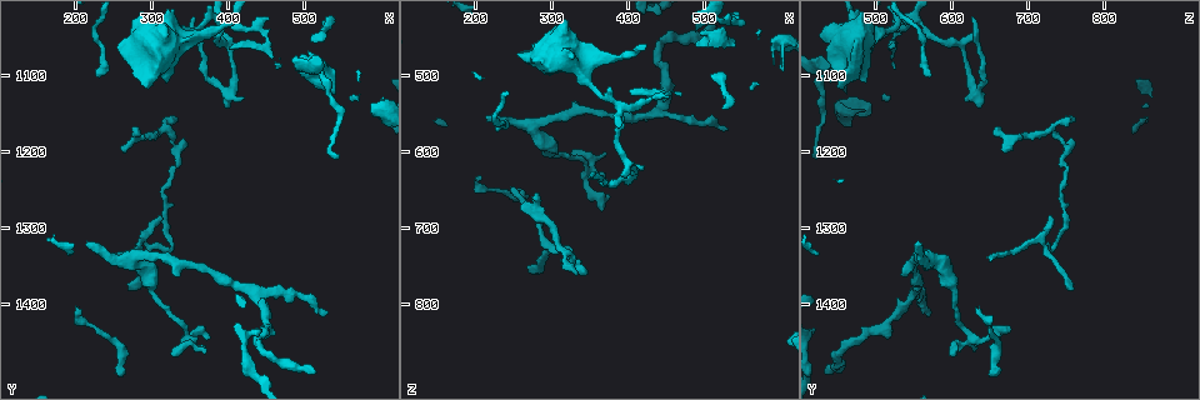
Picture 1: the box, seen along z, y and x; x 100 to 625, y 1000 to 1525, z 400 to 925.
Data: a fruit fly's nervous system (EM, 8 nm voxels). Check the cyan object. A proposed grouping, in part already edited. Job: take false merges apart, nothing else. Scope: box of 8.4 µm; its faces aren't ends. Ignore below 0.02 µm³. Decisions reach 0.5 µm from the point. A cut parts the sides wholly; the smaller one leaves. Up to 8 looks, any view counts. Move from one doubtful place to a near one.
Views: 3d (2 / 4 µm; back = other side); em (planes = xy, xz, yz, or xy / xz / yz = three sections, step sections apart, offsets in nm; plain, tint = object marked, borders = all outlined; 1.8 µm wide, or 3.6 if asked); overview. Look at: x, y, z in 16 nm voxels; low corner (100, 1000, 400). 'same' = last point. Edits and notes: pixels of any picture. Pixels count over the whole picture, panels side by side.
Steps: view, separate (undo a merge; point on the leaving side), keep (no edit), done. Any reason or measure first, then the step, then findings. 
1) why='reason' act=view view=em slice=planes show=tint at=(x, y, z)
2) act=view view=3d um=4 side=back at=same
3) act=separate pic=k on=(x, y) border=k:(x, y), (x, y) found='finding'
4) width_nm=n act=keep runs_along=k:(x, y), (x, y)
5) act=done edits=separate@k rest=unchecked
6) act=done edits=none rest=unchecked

why='branch point' act=view view=em slice=planes show=tint at=(270, 1340, 565)

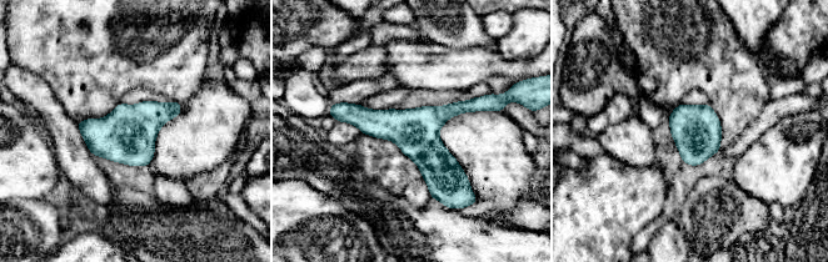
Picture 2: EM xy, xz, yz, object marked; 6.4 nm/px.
act=keep runs_along=2:(483, 107), (427, 121), (338, 116) found='all the same cell'

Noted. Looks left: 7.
why='abrupt turn' act=view view=3d um=2 side=back at=(405, 1120, 635)

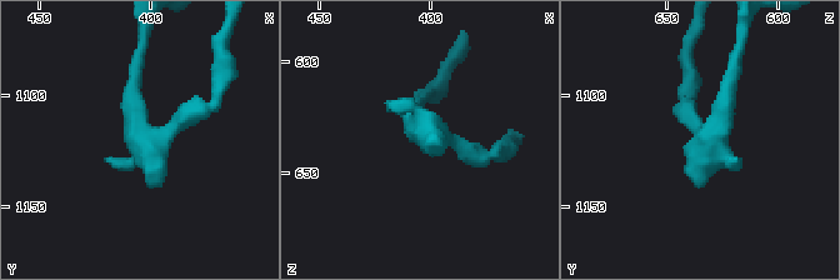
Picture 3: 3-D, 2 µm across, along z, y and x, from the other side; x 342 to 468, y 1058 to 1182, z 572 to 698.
act=view view=em slice=xy step=8 show=tint at=(401, 1122, 633)

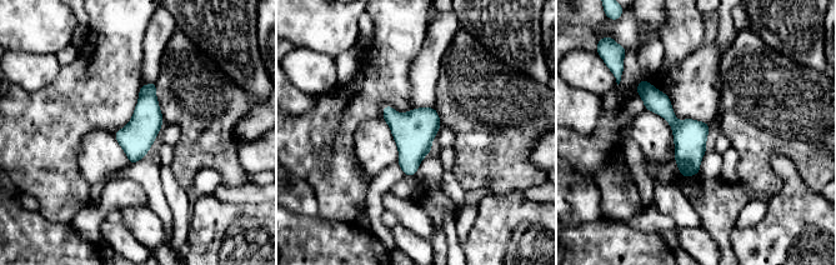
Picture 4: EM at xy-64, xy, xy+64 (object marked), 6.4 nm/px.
why='another direction' act=view view=em slice=planes show=tint at=same

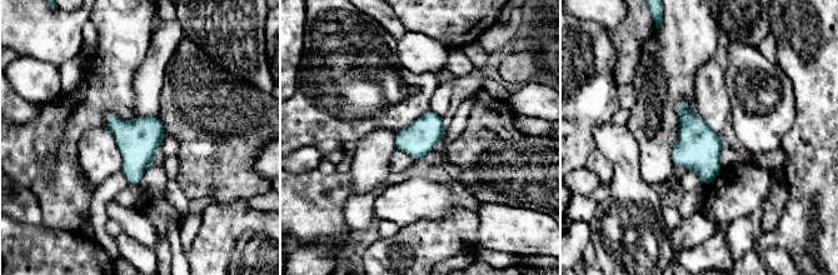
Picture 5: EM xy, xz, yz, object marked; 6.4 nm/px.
width_nm=220 act=keep found='continuous, no second cell'

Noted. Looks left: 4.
why='sharp bend' act=view view=em slice=xz step=4 show=tint at=(330, 1175, 735)

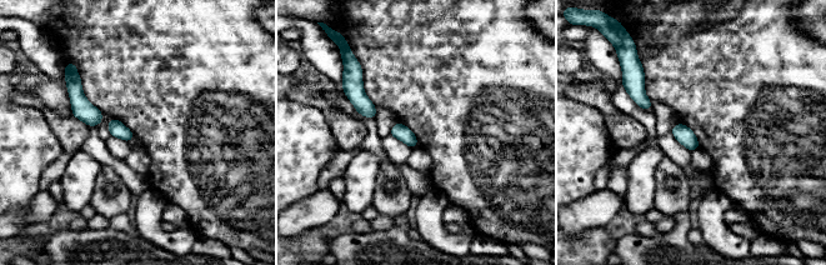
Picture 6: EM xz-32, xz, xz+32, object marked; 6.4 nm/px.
act=view view=em slice=planes show=tint at=same

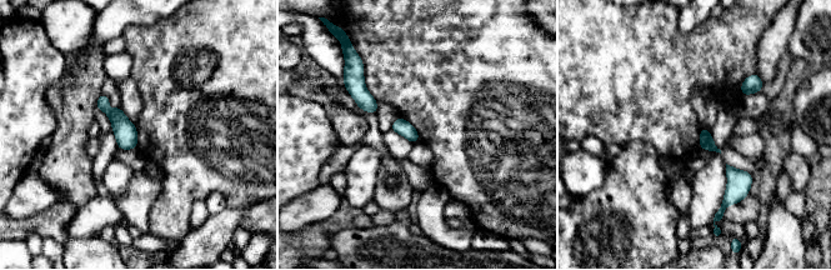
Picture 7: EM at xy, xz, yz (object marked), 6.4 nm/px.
act=keep found='one cell here'

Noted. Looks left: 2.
act=done edits=none rest=unchecked

